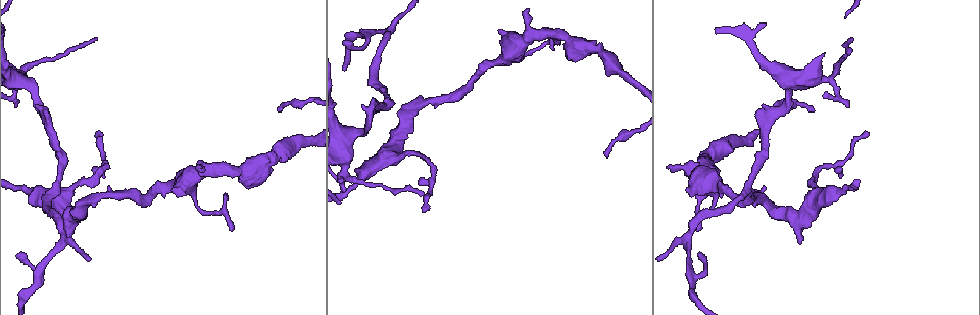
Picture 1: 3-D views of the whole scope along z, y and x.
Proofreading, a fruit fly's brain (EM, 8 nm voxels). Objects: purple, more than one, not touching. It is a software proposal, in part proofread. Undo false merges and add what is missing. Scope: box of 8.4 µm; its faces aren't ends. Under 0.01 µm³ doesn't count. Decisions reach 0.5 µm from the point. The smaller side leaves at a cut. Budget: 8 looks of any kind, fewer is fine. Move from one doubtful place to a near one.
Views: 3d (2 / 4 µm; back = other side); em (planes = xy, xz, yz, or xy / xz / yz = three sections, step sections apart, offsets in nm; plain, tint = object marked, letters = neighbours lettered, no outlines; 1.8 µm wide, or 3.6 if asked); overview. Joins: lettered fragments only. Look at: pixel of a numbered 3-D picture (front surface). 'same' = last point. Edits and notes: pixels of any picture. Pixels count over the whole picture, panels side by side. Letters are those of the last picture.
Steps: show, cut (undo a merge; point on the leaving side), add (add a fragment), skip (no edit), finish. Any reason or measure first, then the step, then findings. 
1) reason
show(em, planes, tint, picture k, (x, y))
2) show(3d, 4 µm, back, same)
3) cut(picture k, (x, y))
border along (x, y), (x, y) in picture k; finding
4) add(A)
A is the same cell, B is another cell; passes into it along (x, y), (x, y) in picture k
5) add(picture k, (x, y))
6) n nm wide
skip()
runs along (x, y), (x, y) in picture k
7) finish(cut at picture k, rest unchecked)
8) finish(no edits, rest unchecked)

show(3d, 4 µm, picture 1, (720, 185))

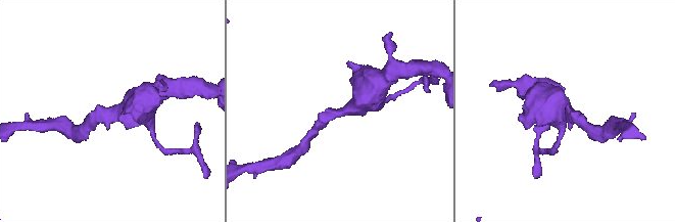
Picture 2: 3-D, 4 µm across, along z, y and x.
3 arms; need the tissue
show(em, 3.6 µm, yz, step 16, letters, picture 2, (122, 111))

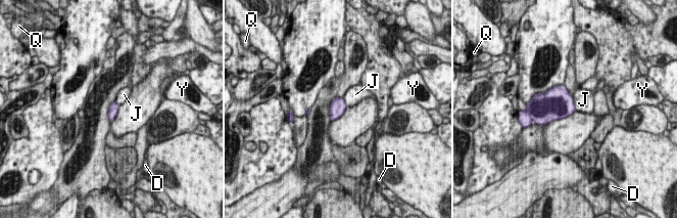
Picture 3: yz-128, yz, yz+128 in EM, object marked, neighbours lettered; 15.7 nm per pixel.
another direction
show(em, 3.6 µm, planes, letters, same)

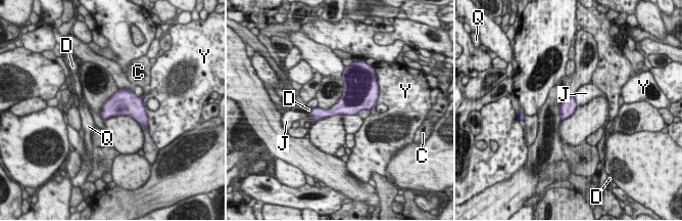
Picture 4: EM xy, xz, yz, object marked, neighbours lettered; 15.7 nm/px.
skip()
C, D, J, Q and Y are other cells; border along (306, 113), (315, 121) in picture 4; all the same neuron

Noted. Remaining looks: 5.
small branch off a trunk
show(em, planes, letters, picture 1, (344, 171))

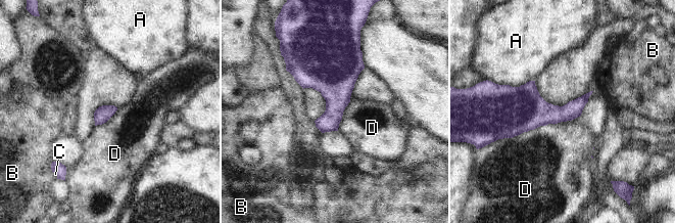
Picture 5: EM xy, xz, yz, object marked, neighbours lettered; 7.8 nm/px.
skip()
A, B, C and D are other cells; border along (579, 116), (497, 139) in picture 5; all the same neuron

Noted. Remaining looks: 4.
branch stops here
show(em, xy, step 4, letters, picture 1, (45, 114))

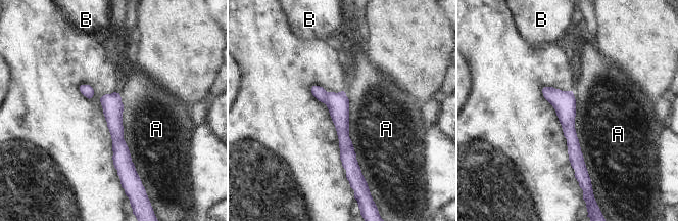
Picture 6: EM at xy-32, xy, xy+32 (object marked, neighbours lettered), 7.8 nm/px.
skip()
A and B are other cells; runs along (315, 88), (340, 114), (353, 174) in picture 6; none of them fits

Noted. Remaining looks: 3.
finish(no edits, rest unchecked)

